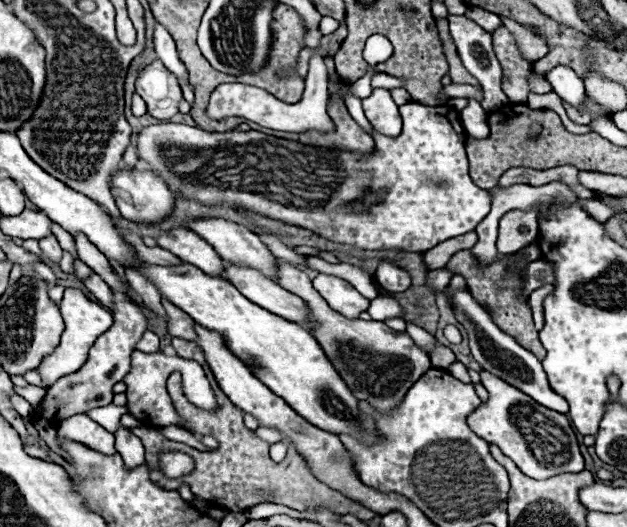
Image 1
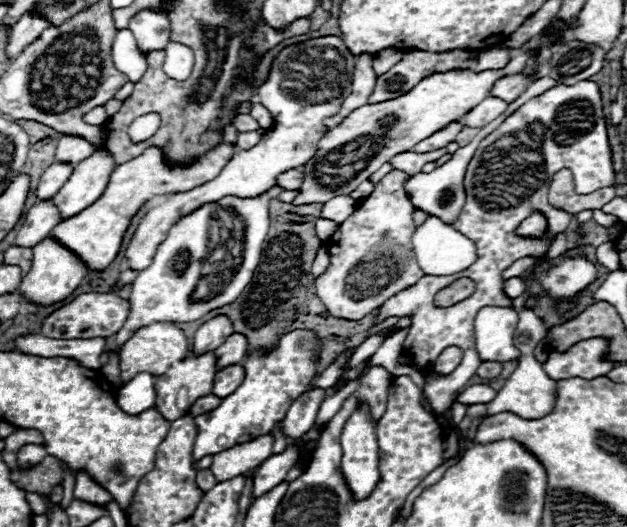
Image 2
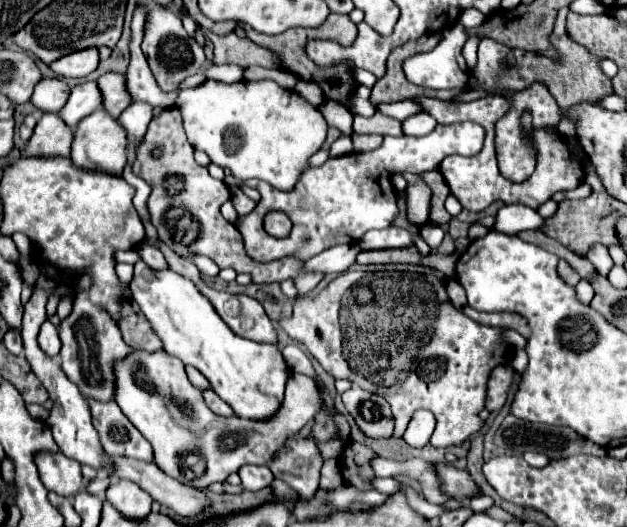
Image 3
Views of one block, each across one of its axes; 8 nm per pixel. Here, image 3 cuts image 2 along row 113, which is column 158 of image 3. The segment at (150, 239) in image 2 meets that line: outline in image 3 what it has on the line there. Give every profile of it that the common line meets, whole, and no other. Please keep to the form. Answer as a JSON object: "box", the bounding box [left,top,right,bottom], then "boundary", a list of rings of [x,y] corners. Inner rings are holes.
{"box":[128,262,290,420],"boundary":[[[136,262],[134,278],[128,286],[140,312],[162,340],[164,350],[184,364],[198,368],[208,378],[212,390],[232,406],[236,416],[256,420],[280,410],[290,372],[276,344],[260,344],[236,336],[216,314],[212,302],[200,294],[198,286],[170,268],[152,270],[144,262]]]}

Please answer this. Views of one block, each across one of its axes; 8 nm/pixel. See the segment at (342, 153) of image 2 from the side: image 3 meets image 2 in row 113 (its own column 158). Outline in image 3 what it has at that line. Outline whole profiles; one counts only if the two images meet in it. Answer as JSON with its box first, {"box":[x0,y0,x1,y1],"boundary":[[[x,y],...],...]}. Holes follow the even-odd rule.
{"box":[114,350,320,490],"boundary":[[[134,350],[124,362],[116,364],[116,396],[114,402],[128,416],[128,420],[138,428],[138,432],[152,444],[154,462],[164,470],[164,474],[172,474],[178,482],[192,486],[196,490],[206,490],[214,482],[224,482],[232,472],[236,472],[244,464],[268,464],[272,454],[284,444],[284,440],[296,434],[308,420],[312,420],[320,408],[320,394],[312,378],[304,374],[292,374],[286,384],[286,396],[278,410],[278,414],[264,422],[252,422],[238,416],[222,418],[208,410],[202,400],[202,392],[188,382],[184,372],[184,364],[178,358],[168,356],[166,352],[144,352]]]}

